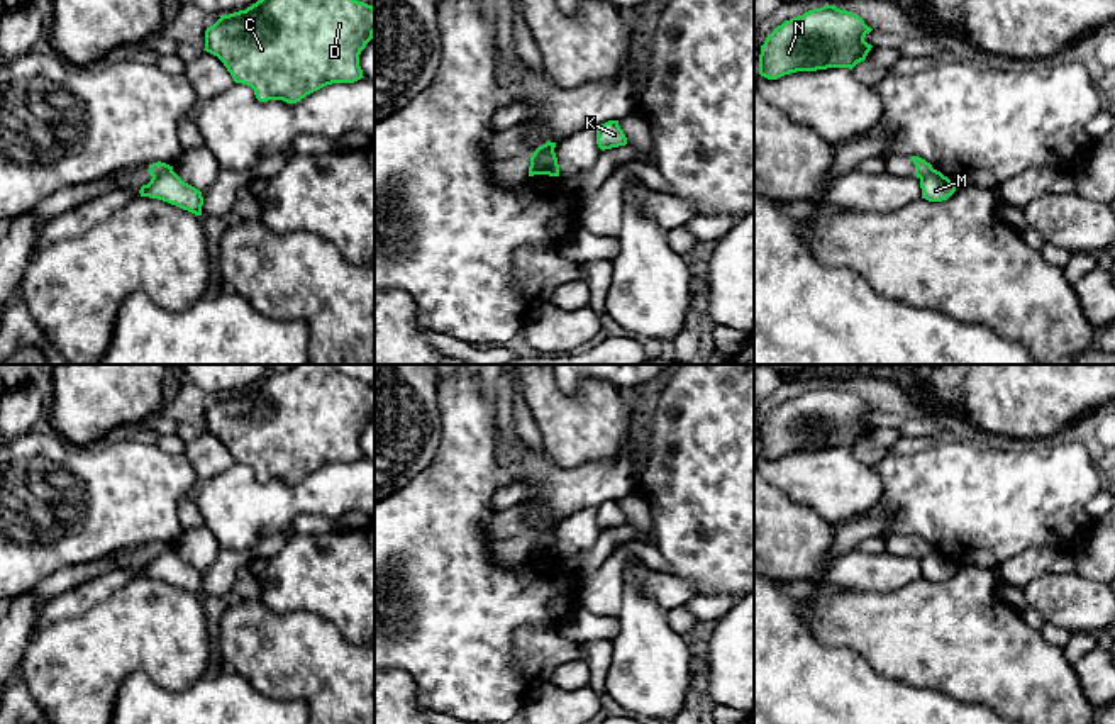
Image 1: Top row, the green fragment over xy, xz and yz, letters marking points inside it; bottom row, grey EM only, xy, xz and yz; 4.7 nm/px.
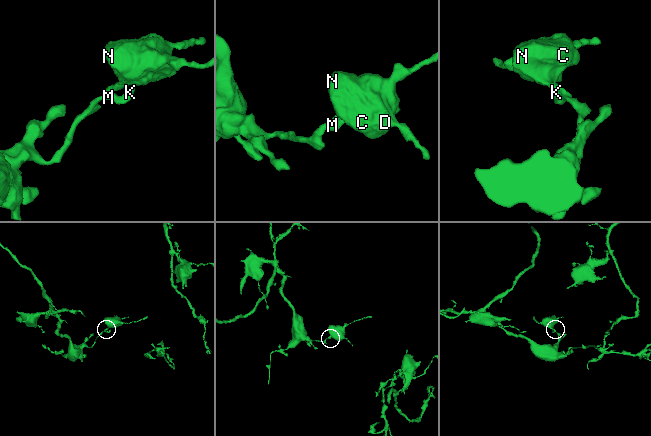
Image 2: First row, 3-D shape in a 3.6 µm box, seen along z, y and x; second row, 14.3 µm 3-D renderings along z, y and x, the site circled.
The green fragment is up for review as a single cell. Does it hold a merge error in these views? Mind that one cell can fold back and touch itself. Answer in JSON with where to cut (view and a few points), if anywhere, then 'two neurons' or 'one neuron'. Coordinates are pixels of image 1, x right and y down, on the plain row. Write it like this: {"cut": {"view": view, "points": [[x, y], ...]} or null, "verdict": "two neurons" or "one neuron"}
{"cut": {"view": "xz", "points": [[553, 529], [539, 534], [531, 543]]}, "verdict": "two neurons"}

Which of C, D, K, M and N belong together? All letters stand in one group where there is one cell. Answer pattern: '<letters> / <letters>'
C D N / K M

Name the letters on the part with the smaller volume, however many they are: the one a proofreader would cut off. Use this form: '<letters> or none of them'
C, D, N

